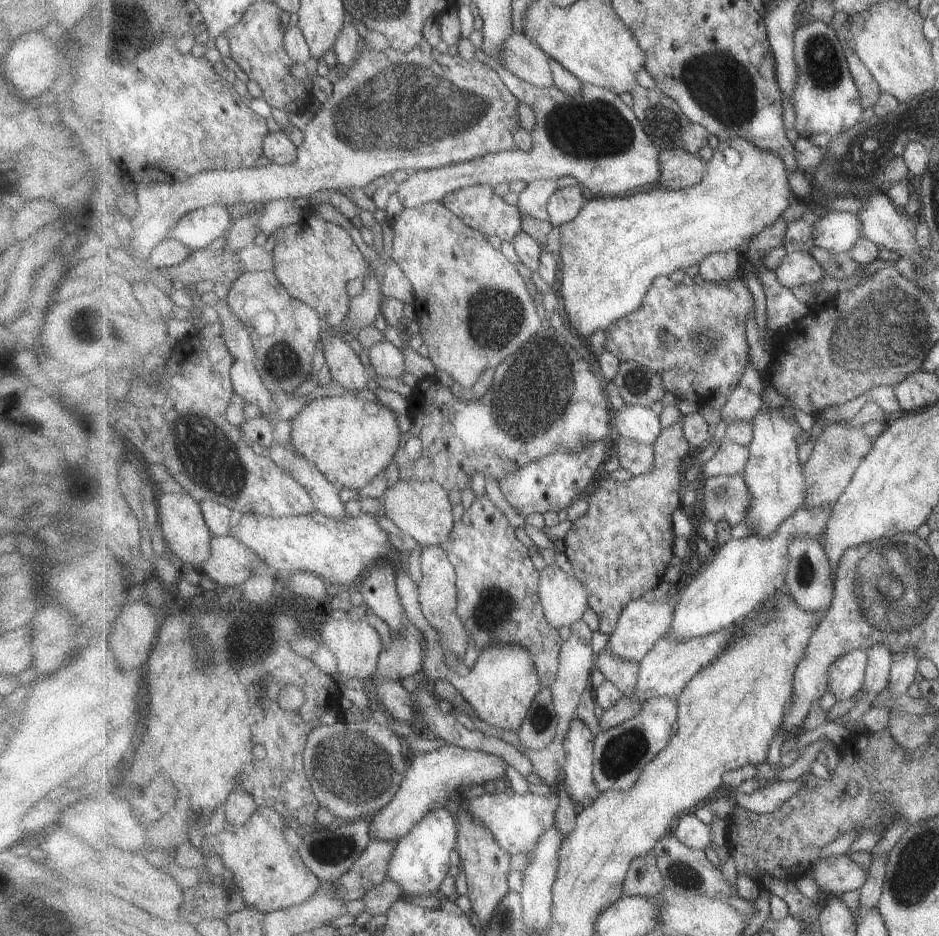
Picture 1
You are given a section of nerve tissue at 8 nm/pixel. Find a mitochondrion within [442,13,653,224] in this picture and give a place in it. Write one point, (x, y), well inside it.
(595, 129)

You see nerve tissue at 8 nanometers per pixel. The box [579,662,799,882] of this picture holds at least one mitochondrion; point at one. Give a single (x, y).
(621, 756)

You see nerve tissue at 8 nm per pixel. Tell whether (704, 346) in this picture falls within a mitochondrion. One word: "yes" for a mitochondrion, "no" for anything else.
yes

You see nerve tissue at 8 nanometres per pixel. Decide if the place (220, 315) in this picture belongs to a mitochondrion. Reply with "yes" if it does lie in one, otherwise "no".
no

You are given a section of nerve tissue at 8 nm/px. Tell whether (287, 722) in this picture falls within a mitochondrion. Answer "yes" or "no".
no

